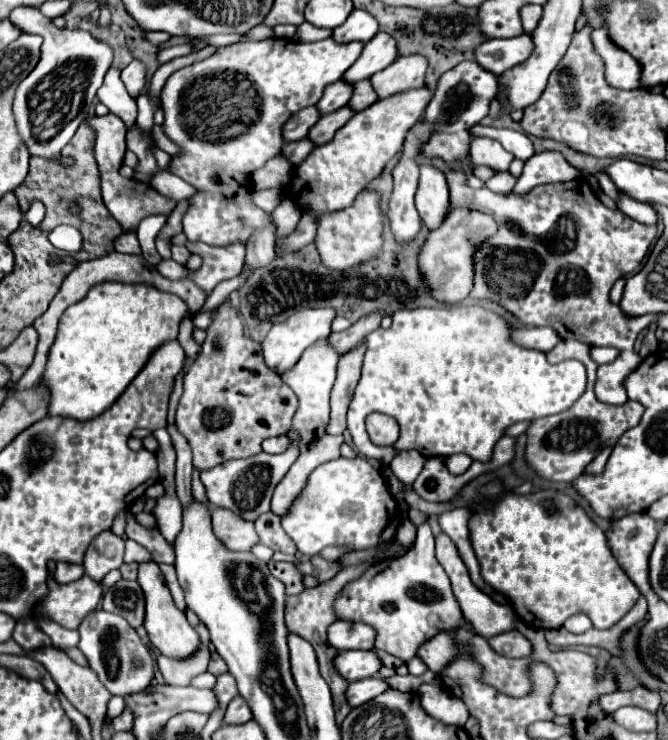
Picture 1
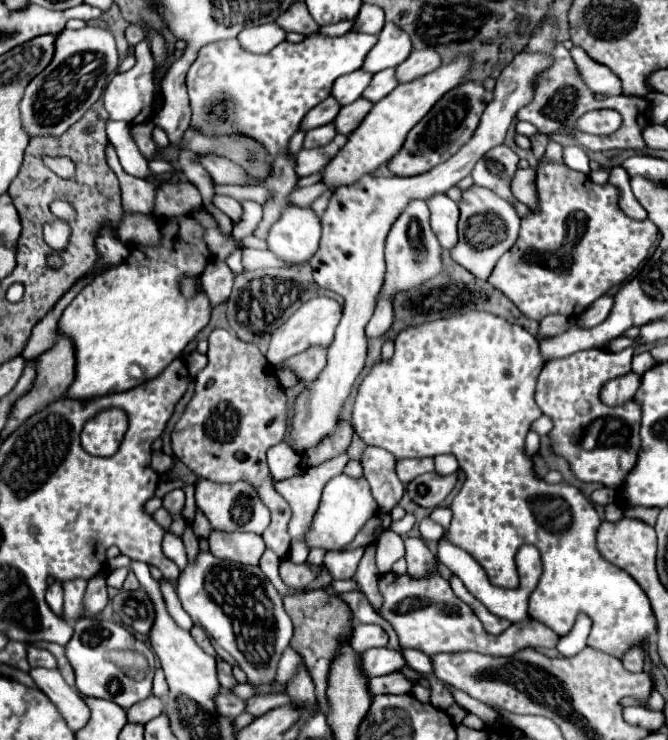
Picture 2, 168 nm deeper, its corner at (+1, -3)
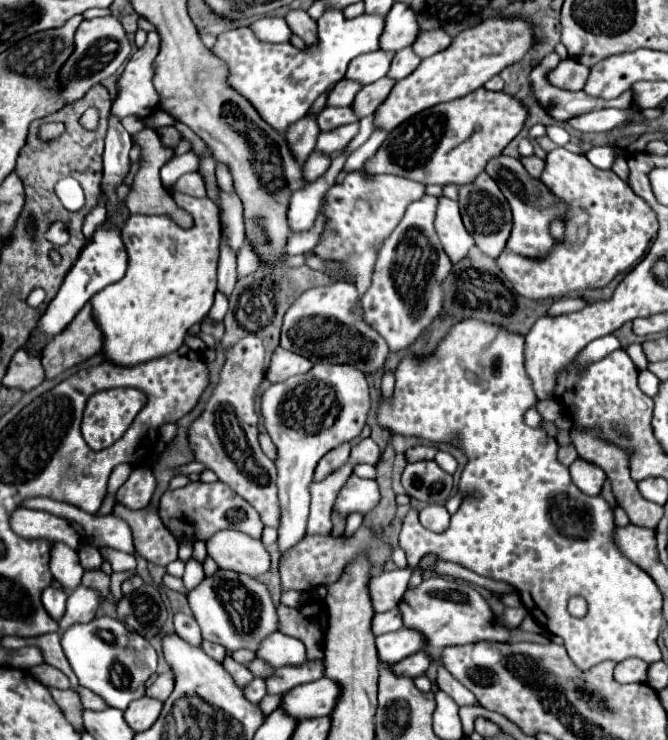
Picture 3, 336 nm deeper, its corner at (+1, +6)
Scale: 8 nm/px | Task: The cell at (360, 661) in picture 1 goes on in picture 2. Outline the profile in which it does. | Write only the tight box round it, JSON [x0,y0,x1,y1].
[361,646,405,678]

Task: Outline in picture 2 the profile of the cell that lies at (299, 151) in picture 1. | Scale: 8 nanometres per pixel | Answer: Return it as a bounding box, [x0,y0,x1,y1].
[305,124,337,148]

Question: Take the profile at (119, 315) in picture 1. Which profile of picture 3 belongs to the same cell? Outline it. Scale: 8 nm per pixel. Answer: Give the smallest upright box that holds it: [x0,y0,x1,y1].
[89,193,221,367]

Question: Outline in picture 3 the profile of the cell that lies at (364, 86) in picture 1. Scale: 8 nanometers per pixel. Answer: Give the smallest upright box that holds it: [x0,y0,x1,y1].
[387,47,421,81]

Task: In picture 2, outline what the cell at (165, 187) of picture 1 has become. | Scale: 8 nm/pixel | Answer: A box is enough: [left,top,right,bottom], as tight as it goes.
[215,196,243,224]

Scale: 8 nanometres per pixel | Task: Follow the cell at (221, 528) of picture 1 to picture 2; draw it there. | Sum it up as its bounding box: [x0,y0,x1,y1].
[209,532,265,566]

